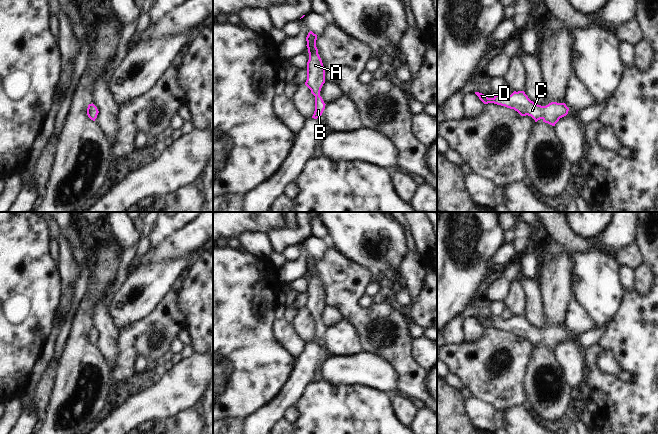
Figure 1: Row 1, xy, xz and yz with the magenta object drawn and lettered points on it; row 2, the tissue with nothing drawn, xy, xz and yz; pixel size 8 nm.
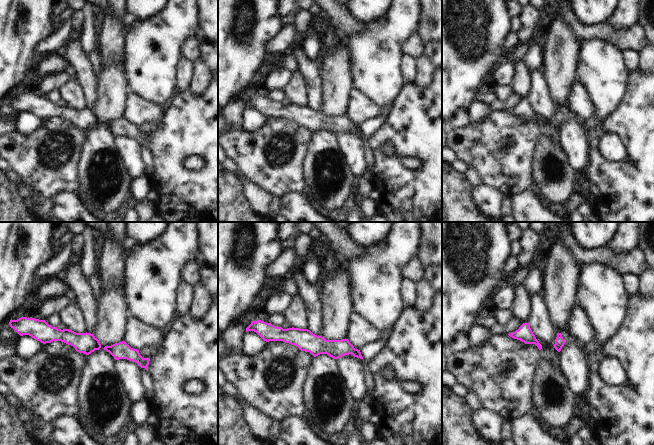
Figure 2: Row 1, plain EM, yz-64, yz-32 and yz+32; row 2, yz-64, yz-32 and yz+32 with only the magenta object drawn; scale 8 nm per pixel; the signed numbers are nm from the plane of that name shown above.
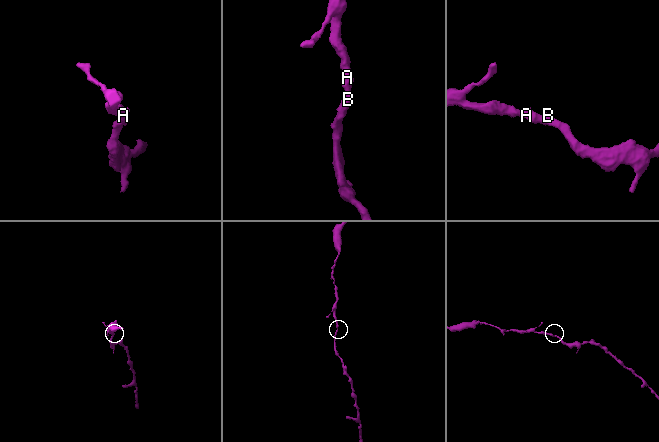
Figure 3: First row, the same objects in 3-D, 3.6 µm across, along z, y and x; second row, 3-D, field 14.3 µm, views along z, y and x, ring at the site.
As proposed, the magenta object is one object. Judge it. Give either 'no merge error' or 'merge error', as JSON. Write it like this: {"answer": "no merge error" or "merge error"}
{"answer": "no merge error"}

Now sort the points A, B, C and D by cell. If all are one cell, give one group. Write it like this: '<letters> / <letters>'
A B C D

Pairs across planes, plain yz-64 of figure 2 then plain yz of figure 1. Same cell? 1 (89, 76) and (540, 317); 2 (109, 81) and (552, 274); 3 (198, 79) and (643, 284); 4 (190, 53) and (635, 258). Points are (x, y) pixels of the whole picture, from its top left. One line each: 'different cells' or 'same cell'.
1: same cell
2: same cell
3: same cell
4: same cell

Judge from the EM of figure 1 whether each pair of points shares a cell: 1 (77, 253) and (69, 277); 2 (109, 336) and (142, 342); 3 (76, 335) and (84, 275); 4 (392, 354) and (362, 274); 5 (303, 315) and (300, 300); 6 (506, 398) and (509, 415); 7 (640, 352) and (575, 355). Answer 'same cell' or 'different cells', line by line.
1: different cells
2: different cells
3: different cells
4: same cell
5: different cells
6: different cells
7: different cells

